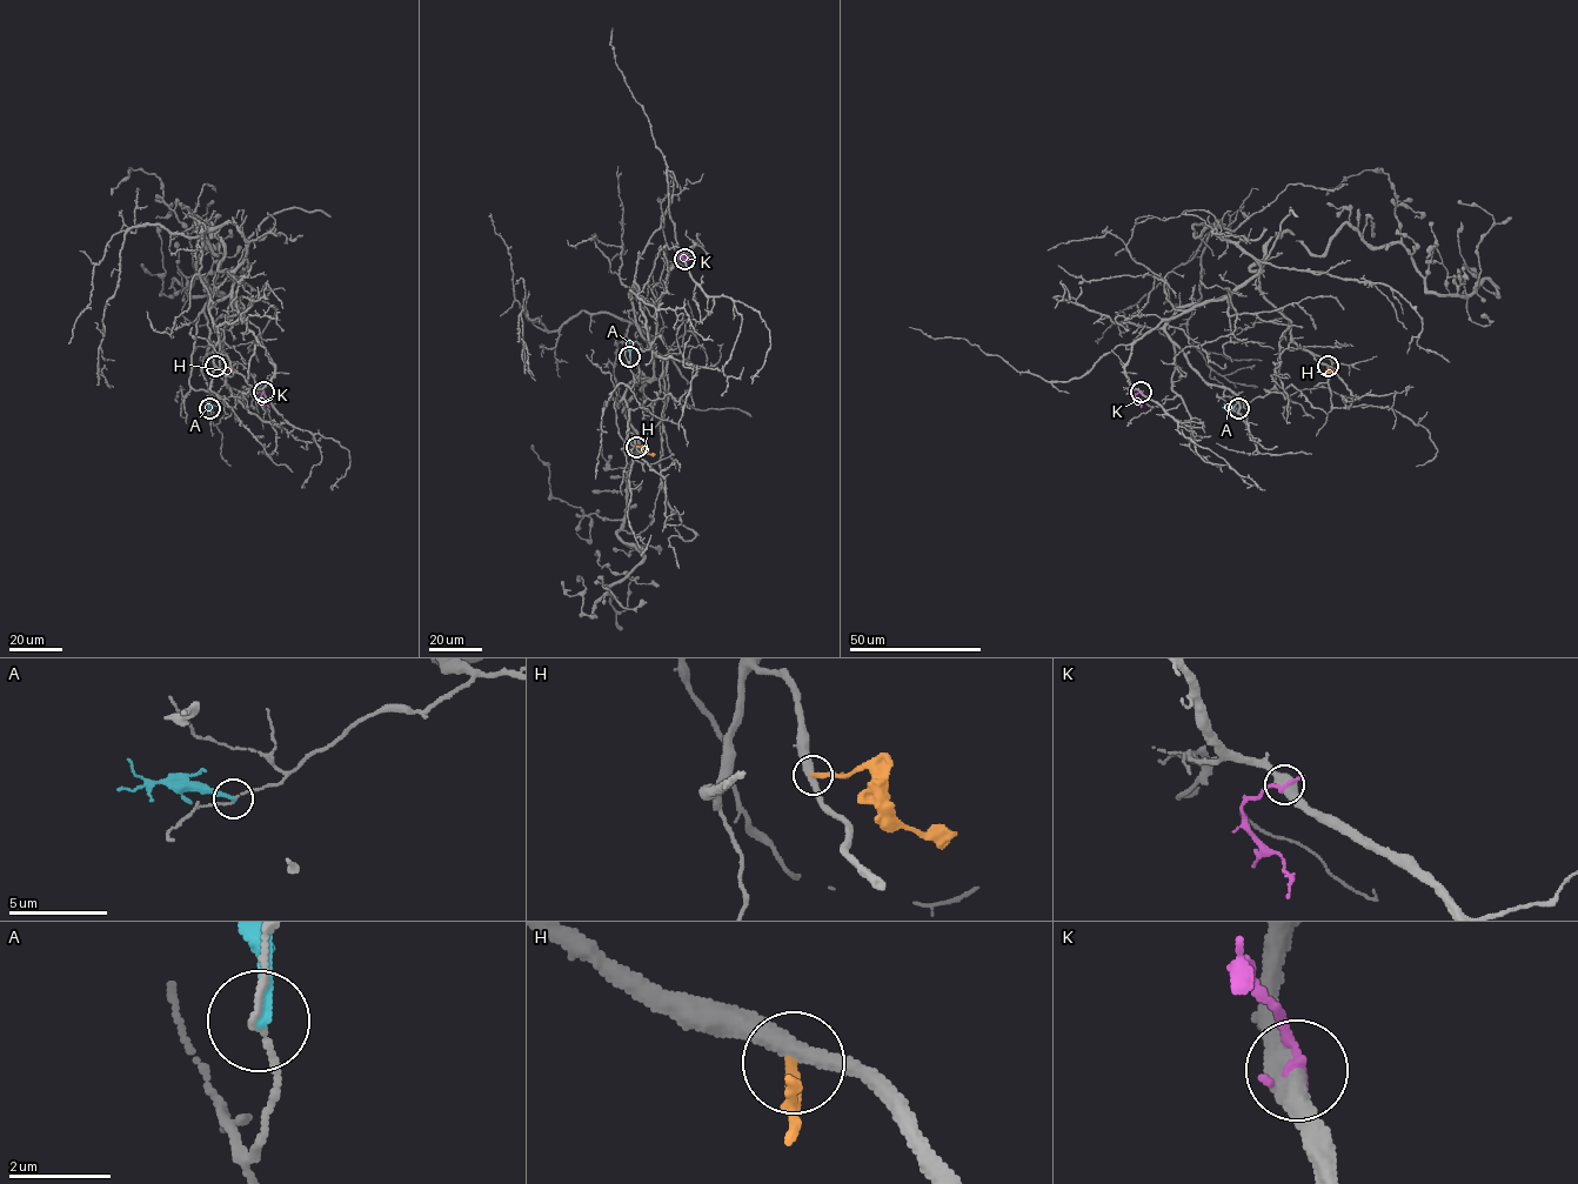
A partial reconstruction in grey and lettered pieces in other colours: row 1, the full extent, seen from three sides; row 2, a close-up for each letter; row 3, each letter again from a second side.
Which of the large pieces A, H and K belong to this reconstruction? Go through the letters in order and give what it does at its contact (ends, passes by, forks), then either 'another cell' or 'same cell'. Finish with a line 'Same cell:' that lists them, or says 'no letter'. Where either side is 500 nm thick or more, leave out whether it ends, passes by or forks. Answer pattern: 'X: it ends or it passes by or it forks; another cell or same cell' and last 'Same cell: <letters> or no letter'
A: it ends; another cell
H: it ends; another cell
K: another cell
Same cell: no letter

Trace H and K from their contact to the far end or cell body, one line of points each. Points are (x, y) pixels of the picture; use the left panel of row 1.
H: (215, 366), (226, 372), (234, 368)
K: (263, 392), (261, 400), (269, 407)

